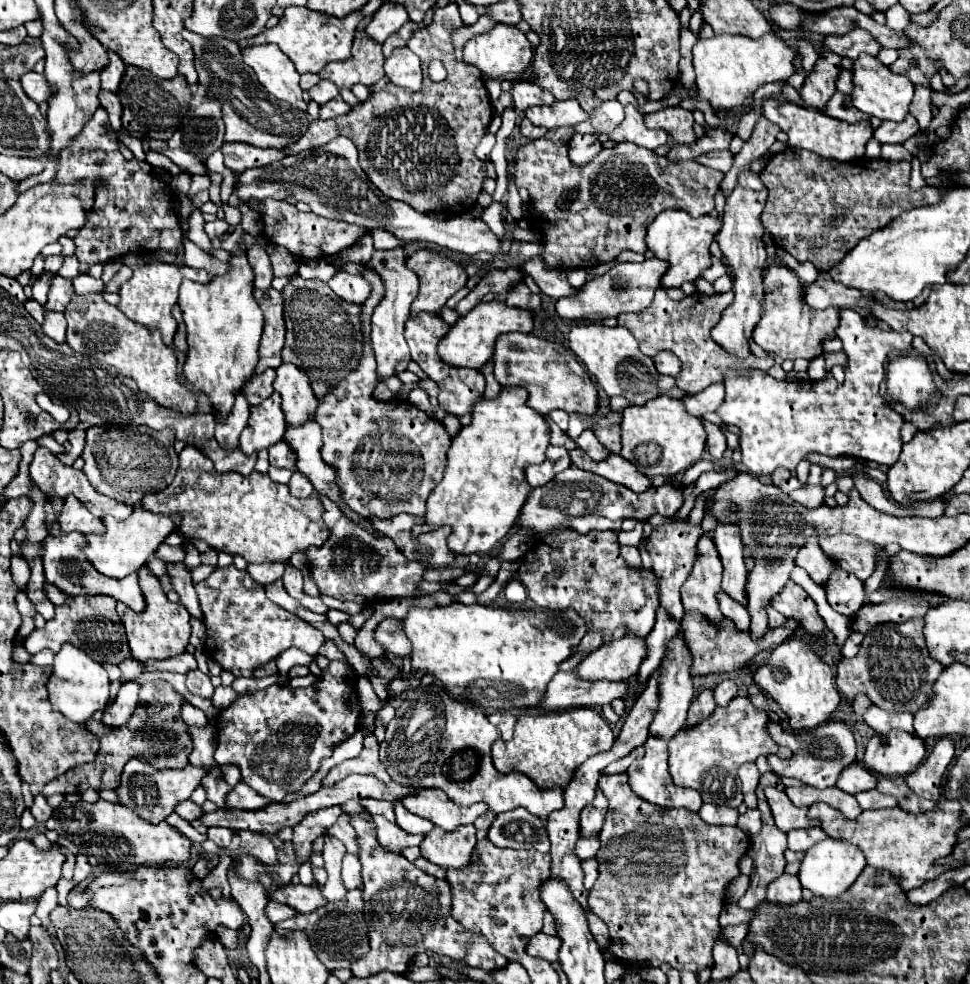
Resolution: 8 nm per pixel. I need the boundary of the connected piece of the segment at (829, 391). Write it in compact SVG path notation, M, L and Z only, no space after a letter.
M854 309L840 311L836 335L842 339L842 351L848 357L844 367L846 379L842 383L838 383L830 371L822 381L776 381L762 371L726 375L726 397L716 413L724 423L740 427L742 463L752 475L772 475L778 467L794 471L810 453L828 457L850 453L848 457L876 461L888 467L898 461L902 451L900 427L904 425L904 417L886 403L878 387L890 355L912 351L912 335L906 331L870 329Z

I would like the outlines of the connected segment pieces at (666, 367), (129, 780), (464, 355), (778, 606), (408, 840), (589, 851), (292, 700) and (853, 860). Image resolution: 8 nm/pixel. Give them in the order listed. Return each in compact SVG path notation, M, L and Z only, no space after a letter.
M660 351L654 357L654 365L656 365L656 369L658 369L660 375L670 375L670 377L676 377L678 371L682 369L682 363L678 361L678 357L672 355L672 353L668 353L668 351L666 353Z
M130 759L120 775L120 785L114 791L118 795L120 805L136 811L148 823L160 823L174 811L174 805L192 795L204 775L206 769L194 765L186 765L184 769L154 769L142 759Z
M490 301L490 303L478 303L468 315L460 317L448 331L446 337L438 343L438 357L452 367L472 367L480 369L494 351L494 341L500 333L530 333L532 331L532 315L530 311L518 311L514 307L508 307L502 301Z
M788 581L786 587L772 599L770 603L778 613L782 613L788 619L798 621L798 625L804 627L804 631L810 637L810 645L816 653L826 653L824 643L824 619L818 615L816 603L808 597L808 593L796 585L794 581Z
M372 817L374 821L374 831L378 837L378 843L392 853L402 853L402 849L412 847L412 845L420 845L422 843L422 835L410 835L406 831L402 831L398 825L382 819L382 817Z
M590 837L590 839L580 839L576 843L576 855L580 861L586 861L586 859L592 859L598 851L598 839L596 837Z
M330 661L328 669L320 673L314 685L304 689L294 689L290 685L272 683L266 689L256 693L238 695L238 699L220 711L216 719L218 727L218 743L214 751L214 759L220 765L236 765L242 773L242 781L246 781L258 795L282 801L288 793L298 791L312 775L318 771L320 761L332 755L332 747L344 739L348 739L360 725L360 703L356 695L356 675L354 671L340 663Z
M824 839L822 843L816 843L804 853L804 859L800 863L798 879L804 889L810 889L814 895L820 897L838 897L842 895L862 873L866 867L866 859L862 853L858 853L858 847L846 843L846 841L834 841L834 839Z

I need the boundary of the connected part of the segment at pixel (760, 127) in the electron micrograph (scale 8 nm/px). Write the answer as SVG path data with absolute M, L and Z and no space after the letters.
M762 117L756 125L756 129L752 131L752 137L744 143L742 151L734 157L734 167L732 169L738 169L738 171L746 171L750 169L750 165L754 161L760 161L770 145L776 141L776 135L778 135L778 127L774 127L774 123L770 123L766 117Z

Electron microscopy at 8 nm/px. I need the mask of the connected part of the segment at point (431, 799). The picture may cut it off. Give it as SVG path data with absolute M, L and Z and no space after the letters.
M420 789L414 795L394 799L394 803L402 803L410 813L430 819L436 827L446 829L446 831L454 831L460 825L474 823L474 819L488 809L486 803L458 807L440 789Z

